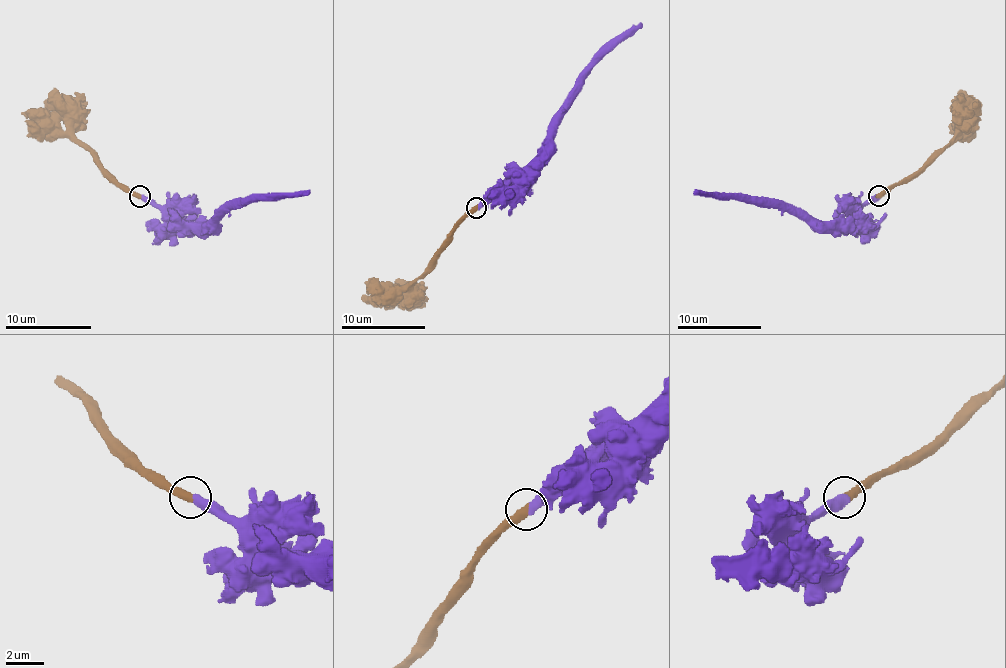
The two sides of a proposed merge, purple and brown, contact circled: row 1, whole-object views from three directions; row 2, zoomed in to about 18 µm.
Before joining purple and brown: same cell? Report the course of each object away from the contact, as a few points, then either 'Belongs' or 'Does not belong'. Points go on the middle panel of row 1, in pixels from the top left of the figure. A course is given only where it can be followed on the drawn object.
Course of purple: (476, 208), (537, 153), (554, 114), (572, 87), (641, 22). Course of brown: (476, 208), (456, 229), (445, 249), (416, 279), (401, 287), (383, 287), (362, 300). Belongs

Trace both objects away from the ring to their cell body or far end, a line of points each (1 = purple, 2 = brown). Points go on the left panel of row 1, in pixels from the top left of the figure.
1: (140, 196), (170, 207), (191, 224), (202, 224), (219, 209), (309, 192)
2: (140, 196), (118, 181), (78, 141), (63, 132), (43, 132), (22, 113)

